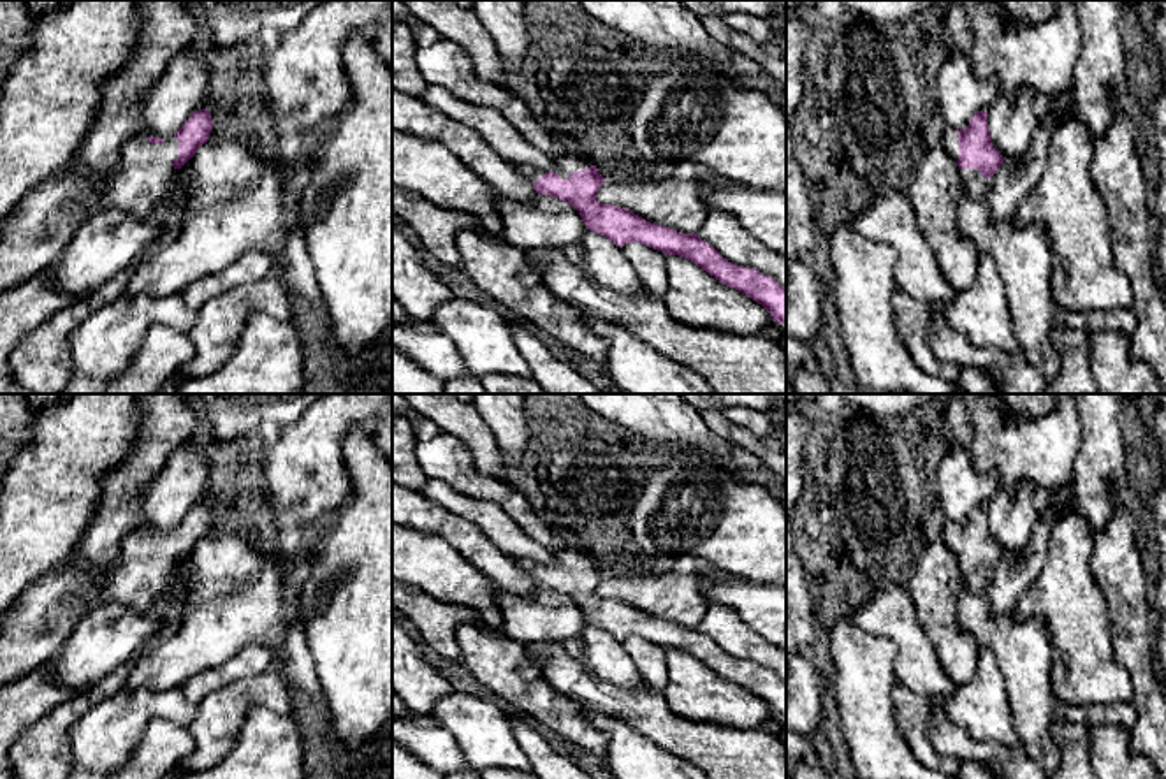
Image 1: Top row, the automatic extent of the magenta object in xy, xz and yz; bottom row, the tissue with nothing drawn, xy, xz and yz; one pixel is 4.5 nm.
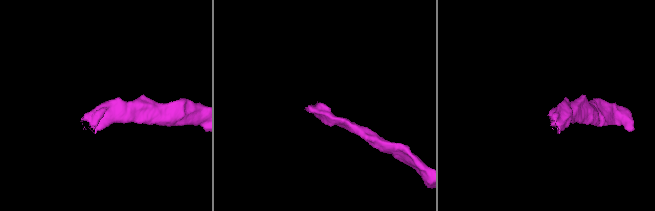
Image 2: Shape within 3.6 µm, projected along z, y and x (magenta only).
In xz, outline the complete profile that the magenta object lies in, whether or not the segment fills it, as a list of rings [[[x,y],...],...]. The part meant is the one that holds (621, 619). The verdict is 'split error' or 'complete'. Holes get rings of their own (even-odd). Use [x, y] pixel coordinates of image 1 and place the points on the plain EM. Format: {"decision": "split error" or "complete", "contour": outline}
{"decision": "split error", "contour": [[[559,547],[552,564],[529,559],[515,559],[515,563],[533,575],[538,589],[545,587],[573,600],[586,622],[605,630],[621,642],[628,637],[640,637],[667,649],[684,651],[726,681],[762,698],[774,716],[786,719],[786,682],[774,672],[728,656],[698,628],[682,628],[645,615],[630,603],[598,596],[596,587],[605,572],[587,554]]]}

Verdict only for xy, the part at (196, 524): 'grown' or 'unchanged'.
grown

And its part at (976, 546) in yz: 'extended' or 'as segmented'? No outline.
extended

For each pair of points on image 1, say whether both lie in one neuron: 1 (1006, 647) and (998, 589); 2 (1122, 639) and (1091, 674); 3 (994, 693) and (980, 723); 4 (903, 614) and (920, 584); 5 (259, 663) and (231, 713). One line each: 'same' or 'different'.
1: different
2: different
3: same
4: different
5: different

